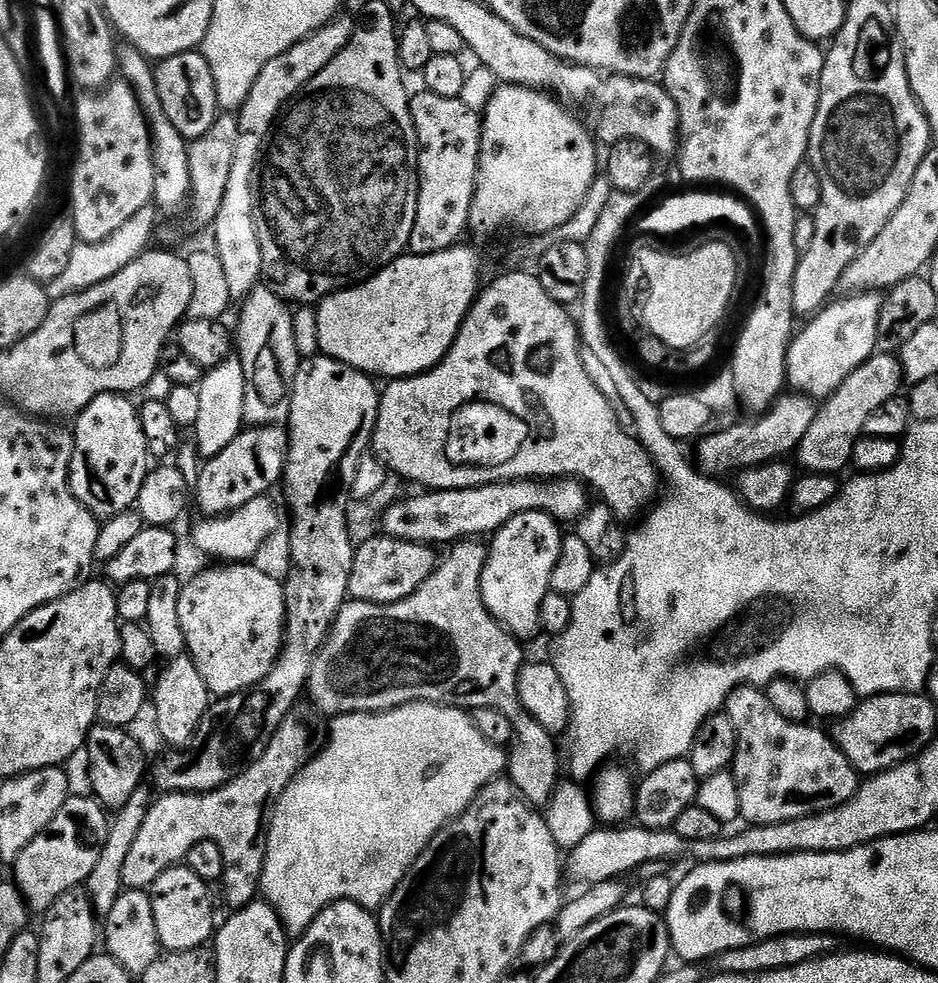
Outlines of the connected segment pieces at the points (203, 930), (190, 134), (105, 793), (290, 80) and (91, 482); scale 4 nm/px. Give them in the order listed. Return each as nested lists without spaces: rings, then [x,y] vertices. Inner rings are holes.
[[[175,866],[158,874],[151,884],[150,895],[154,906],[154,926],[158,926],[160,947],[164,952],[181,952],[205,947],[218,928],[216,912],[212,909],[213,889],[194,870]]]
[[[193,50],[174,54],[155,65],[158,98],[166,118],[174,122],[174,130],[191,142],[202,138],[210,126],[214,126],[216,117],[221,111],[218,94],[214,90],[214,74],[210,74],[210,62],[206,62],[203,51]]]
[[[101,723],[88,731],[86,753],[88,752],[88,784],[92,787],[90,792],[108,810],[126,806],[126,802],[130,802],[130,794],[141,788],[146,780],[150,760],[144,757],[143,746],[130,733],[131,731]]]
[[[337,15],[302,42],[290,46],[286,54],[278,54],[278,58],[266,62],[265,68],[258,73],[254,86],[250,86],[246,102],[238,109],[238,143],[234,149],[234,162],[230,165],[230,178],[226,181],[222,210],[218,210],[216,219],[210,225],[210,231],[216,235],[214,251],[222,262],[222,274],[226,274],[229,301],[243,302],[261,283],[264,275],[258,227],[258,192],[254,184],[252,188],[252,179],[255,176],[257,179],[262,153],[285,109],[315,76],[322,74],[322,70],[326,70],[326,66],[330,66],[330,62],[334,62],[334,58],[342,54],[342,50],[350,42],[354,20],[352,24],[351,18],[344,15]]]
[[[107,392],[86,410],[75,417],[74,435],[72,437],[72,461],[68,471],[68,486],[72,493],[78,498],[78,502],[91,510],[98,518],[117,516],[129,511],[137,503],[139,492],[142,490],[143,480],[147,478],[150,471],[150,455],[147,448],[146,435],[142,430],[140,413],[137,405],[132,405],[127,395]]]

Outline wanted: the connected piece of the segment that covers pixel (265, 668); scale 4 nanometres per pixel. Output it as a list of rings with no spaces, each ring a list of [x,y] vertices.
[[[228,562],[216,566],[220,568],[208,568],[180,589],[178,618],[182,618],[186,652],[194,666],[198,666],[198,674],[202,674],[202,682],[206,682],[209,693],[216,698],[256,687],[268,677],[284,646],[284,627],[288,619],[284,585],[256,566],[252,562]]]

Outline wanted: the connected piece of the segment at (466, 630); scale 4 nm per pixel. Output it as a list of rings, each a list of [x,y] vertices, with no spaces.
[[[460,542],[449,552],[452,553],[445,560],[443,557],[437,563],[436,569],[430,574],[430,578],[426,578],[426,582],[422,582],[419,590],[407,596],[405,600],[399,600],[393,604],[375,604],[374,602],[366,602],[365,600],[349,599],[340,607],[340,612],[328,632],[328,637],[324,640],[324,645],[317,650],[316,657],[312,659],[312,665],[308,674],[308,683],[306,685],[307,699],[317,712],[328,718],[345,716],[346,714],[354,714],[355,712],[389,712],[391,708],[400,708],[404,704],[418,704],[421,702],[426,704],[443,704],[450,708],[463,708],[465,710],[473,708],[493,708],[494,710],[498,710],[502,714],[506,714],[506,718],[510,718],[514,733],[511,745],[506,752],[507,779],[512,781],[513,786],[515,786],[517,792],[520,794],[521,800],[533,806],[547,805],[548,800],[552,796],[552,791],[558,783],[558,775],[556,776],[556,744],[552,741],[555,739],[553,733],[547,732],[542,726],[538,726],[538,722],[525,710],[520,701],[517,682],[520,677],[520,670],[526,663],[524,652],[520,649],[523,648],[521,641],[511,636],[488,613],[486,606],[482,602],[482,570],[484,569],[484,557],[486,555],[485,545],[480,542]]]

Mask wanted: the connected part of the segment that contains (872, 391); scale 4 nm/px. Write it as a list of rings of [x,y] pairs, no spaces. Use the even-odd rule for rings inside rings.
[[[876,352],[858,370],[834,390],[834,394],[823,401],[816,409],[814,422],[810,422],[810,430],[806,430],[806,438],[796,447],[794,460],[804,467],[805,473],[826,474],[836,476],[852,463],[854,442],[864,435],[866,418],[878,410],[878,406],[897,399],[901,395],[900,387],[905,387],[904,371],[899,359],[887,352]]]

